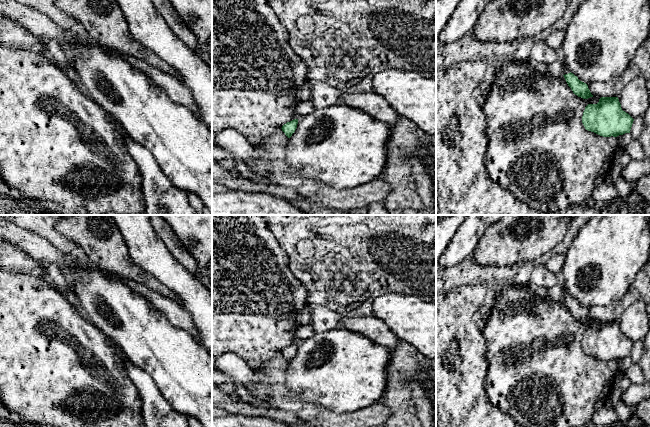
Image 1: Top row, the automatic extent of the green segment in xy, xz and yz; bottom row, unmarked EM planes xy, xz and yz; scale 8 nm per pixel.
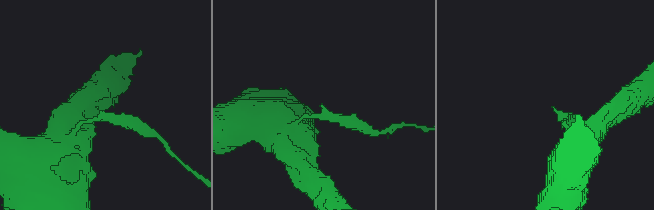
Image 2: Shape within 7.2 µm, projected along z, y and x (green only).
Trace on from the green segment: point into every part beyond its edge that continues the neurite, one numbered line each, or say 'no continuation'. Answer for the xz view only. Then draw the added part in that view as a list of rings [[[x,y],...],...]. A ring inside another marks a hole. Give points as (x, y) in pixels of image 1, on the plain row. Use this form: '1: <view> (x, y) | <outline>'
no continuation

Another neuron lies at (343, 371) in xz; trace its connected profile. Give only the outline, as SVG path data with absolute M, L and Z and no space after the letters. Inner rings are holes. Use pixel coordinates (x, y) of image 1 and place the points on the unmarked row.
M337 327L298 342L297 352L286 368L285 384L304 403L337 413L354 412L380 401L387 384L389 357L390 349Z

